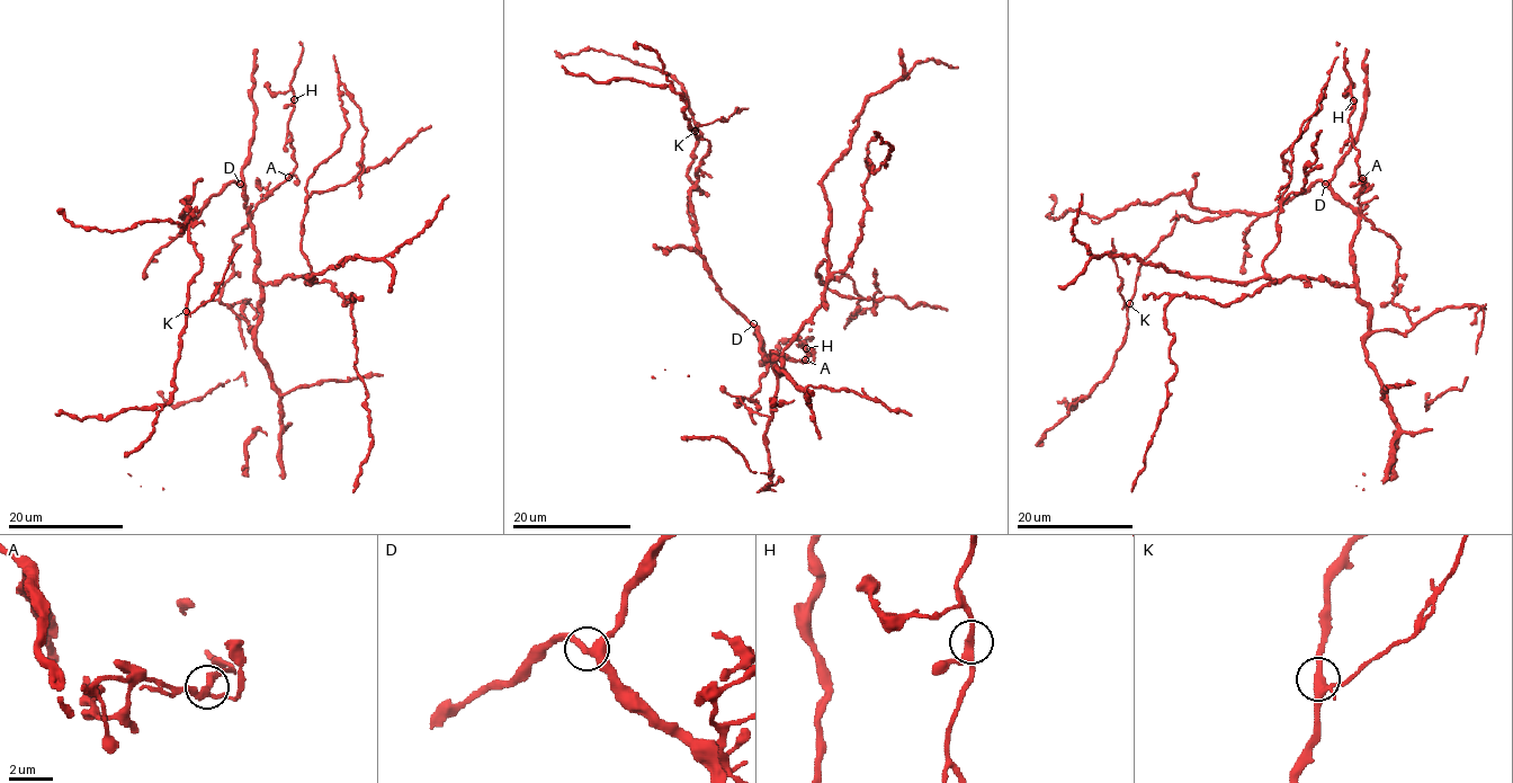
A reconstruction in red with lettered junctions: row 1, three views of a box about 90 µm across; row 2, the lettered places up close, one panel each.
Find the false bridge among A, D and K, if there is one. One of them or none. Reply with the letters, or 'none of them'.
A

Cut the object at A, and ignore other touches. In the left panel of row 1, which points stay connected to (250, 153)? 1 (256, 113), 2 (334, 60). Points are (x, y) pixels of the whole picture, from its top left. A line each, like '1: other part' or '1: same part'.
1: same part
2: same part

